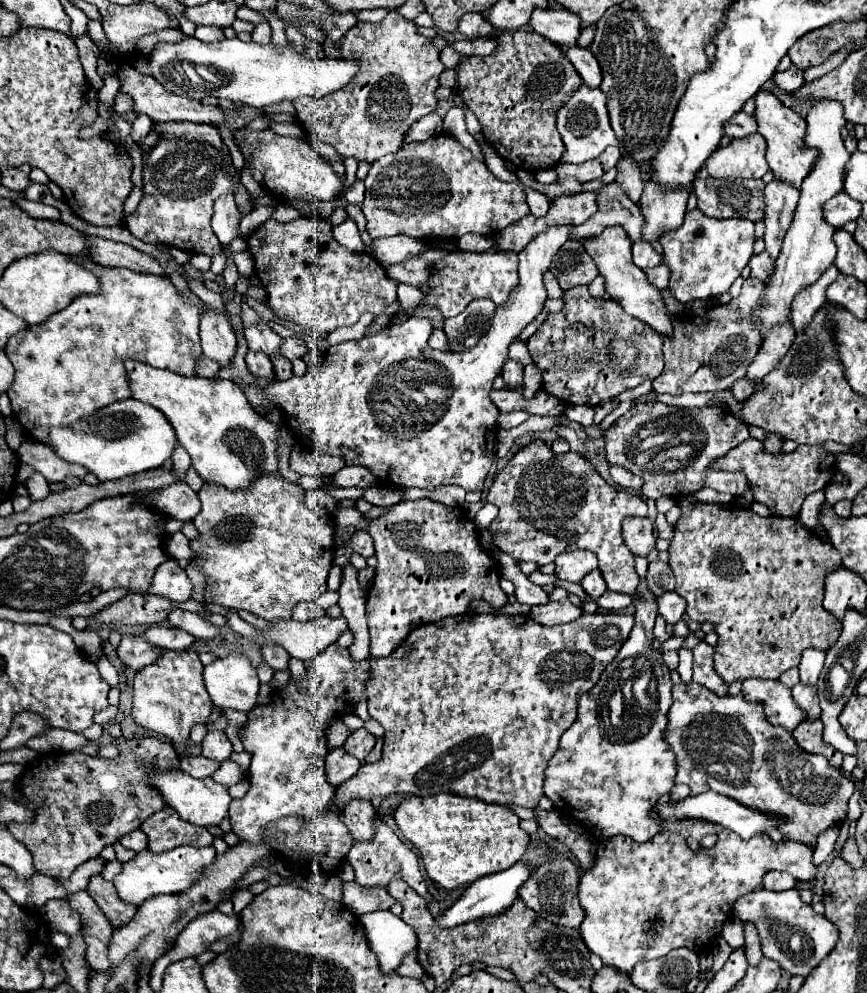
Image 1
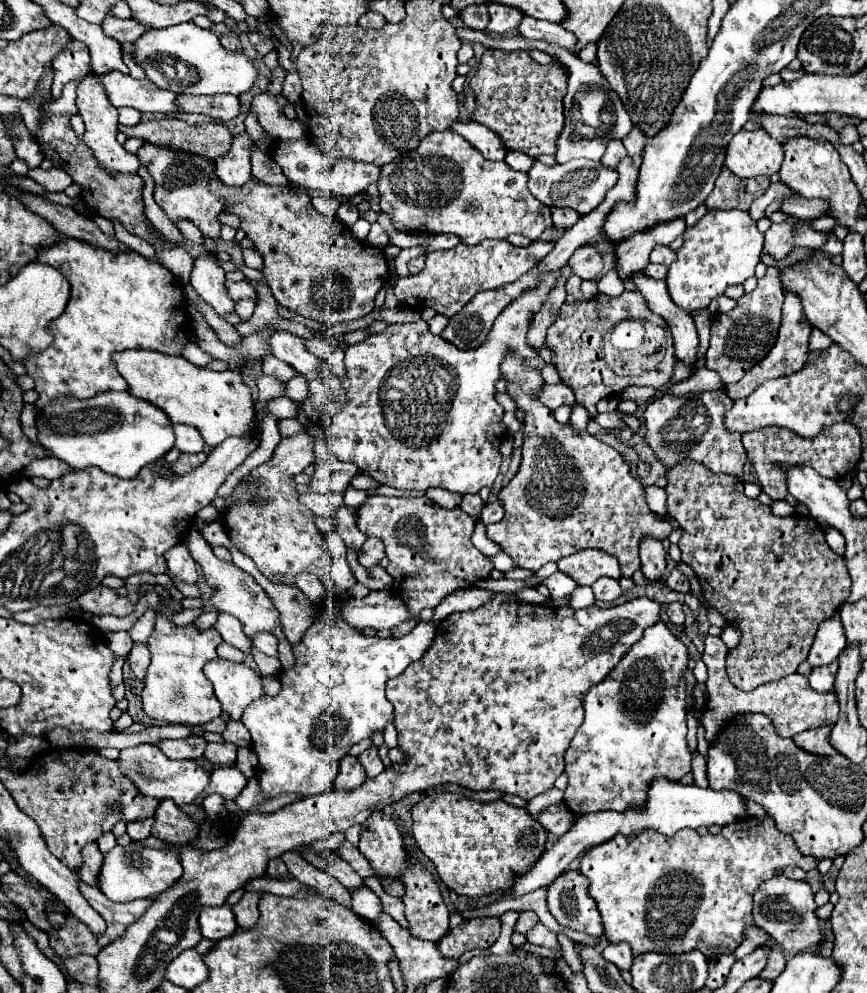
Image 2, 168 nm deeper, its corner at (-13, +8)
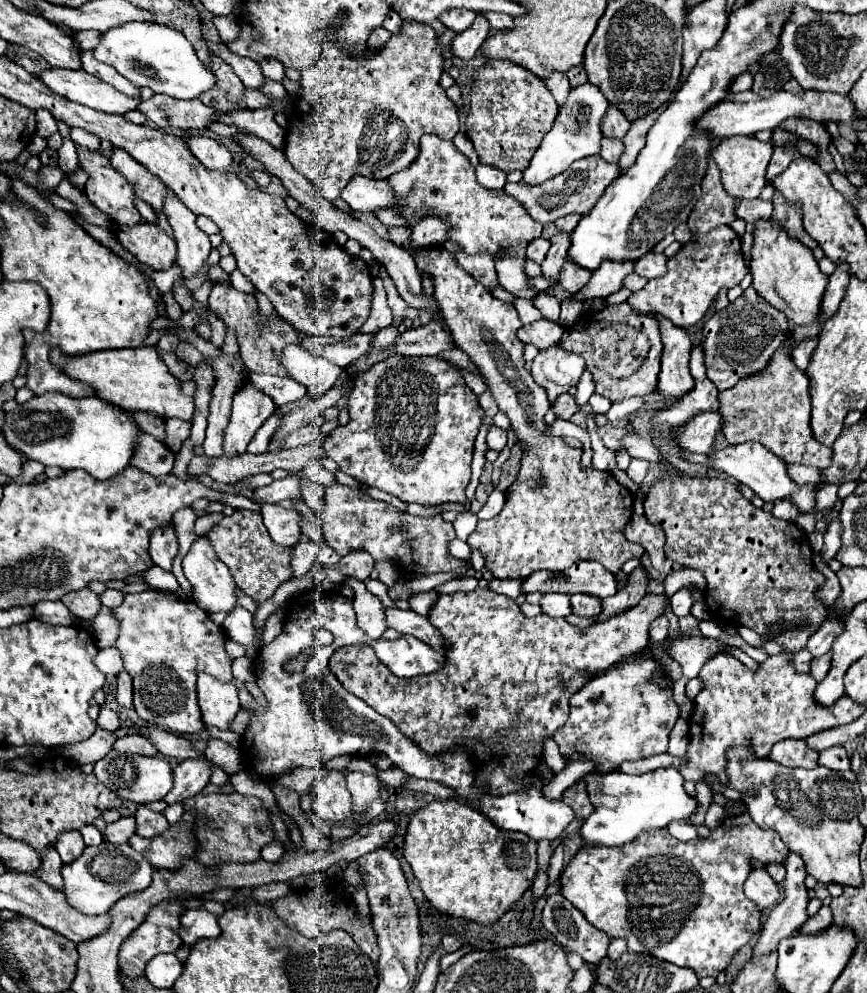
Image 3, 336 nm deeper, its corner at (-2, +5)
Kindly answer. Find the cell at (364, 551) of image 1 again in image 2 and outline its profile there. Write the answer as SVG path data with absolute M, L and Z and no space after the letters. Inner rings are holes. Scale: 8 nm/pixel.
M368 537L366 543L360 549L360 555L358 555L360 565L374 567L374 565L380 563L382 557L384 557L384 543L380 539L376 539L376 537Z

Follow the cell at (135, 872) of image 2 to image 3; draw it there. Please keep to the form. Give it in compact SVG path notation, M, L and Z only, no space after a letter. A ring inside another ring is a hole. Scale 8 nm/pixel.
M101 842L97 848L85 848L83 854L61 866L63 876L63 894L67 902L81 914L107 914L109 908L133 892L145 890L151 884L153 866L143 860L129 844L111 844Z

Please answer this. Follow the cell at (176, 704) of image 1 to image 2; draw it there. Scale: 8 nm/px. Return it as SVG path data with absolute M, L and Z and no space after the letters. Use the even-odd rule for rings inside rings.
M162 605L164 615L156 615L156 629L152 637L148 639L148 647L152 653L152 661L144 679L142 689L142 701L144 711L150 719L156 721L168 721L168 723L180 723L180 725L202 725L212 721L222 713L220 701L214 697L212 683L206 679L202 667L206 661L216 659L216 647L222 643L220 633L210 627L206 631L194 629L194 625L186 627L174 627L168 621L170 611Z

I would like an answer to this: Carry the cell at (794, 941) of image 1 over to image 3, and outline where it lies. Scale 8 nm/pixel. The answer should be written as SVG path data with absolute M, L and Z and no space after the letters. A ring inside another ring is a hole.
M755 868L745 880L745 896L753 900L759 906L759 910L765 910L777 904L781 892L765 868Z

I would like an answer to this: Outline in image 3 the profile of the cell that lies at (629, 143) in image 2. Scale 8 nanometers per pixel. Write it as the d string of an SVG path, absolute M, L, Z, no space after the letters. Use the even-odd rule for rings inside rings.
M609 104L607 112L603 116L603 130L601 130L601 134L607 136L607 138L619 138L621 140L629 126L631 126L631 122L625 118L625 114Z

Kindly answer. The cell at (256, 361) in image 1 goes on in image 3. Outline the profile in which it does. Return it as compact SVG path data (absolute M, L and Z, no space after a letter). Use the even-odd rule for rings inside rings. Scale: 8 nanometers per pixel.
M251 374L249 378L261 392L265 392L273 400L275 406L297 402L307 394L305 386L295 382L293 378L279 378L279 376L269 376L269 374Z

